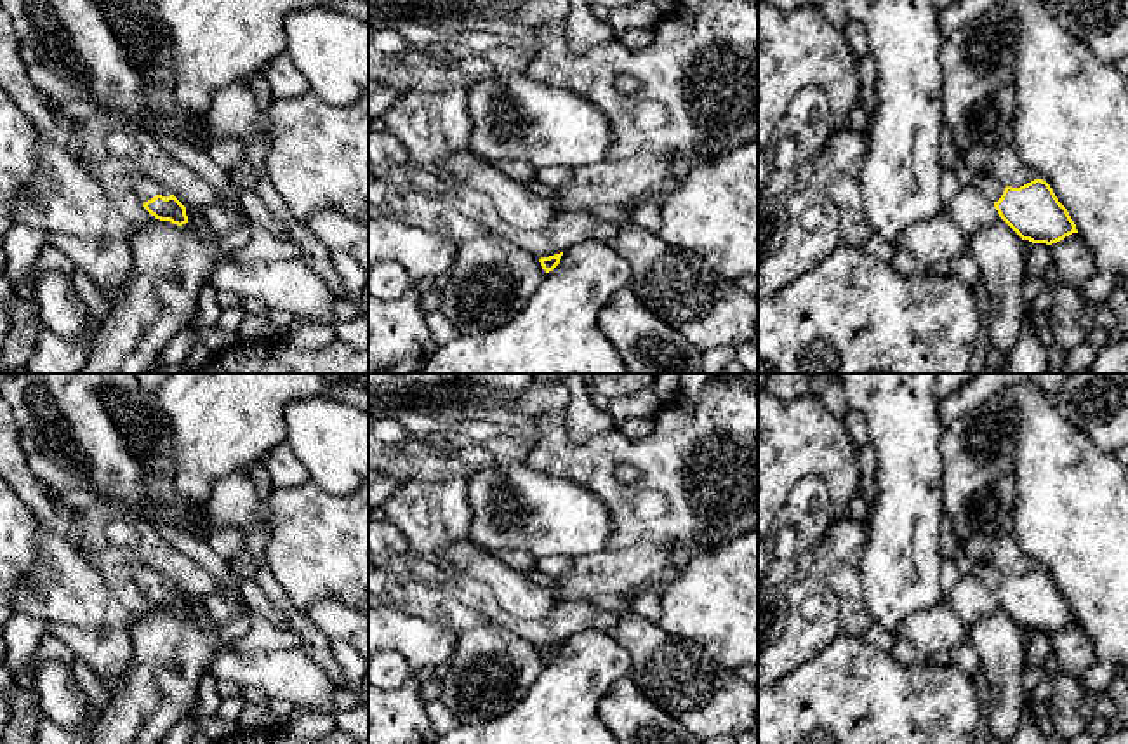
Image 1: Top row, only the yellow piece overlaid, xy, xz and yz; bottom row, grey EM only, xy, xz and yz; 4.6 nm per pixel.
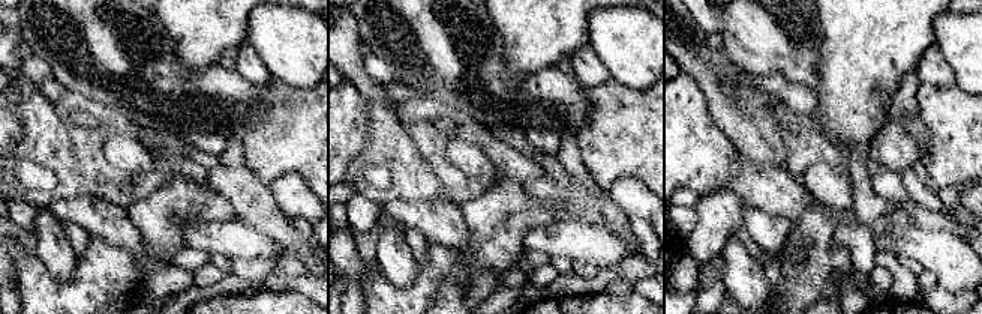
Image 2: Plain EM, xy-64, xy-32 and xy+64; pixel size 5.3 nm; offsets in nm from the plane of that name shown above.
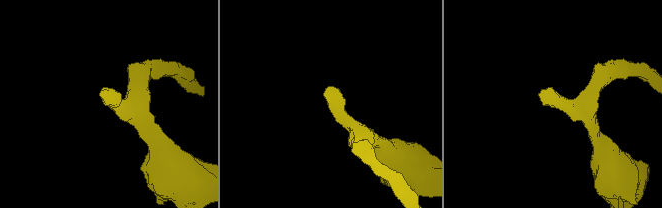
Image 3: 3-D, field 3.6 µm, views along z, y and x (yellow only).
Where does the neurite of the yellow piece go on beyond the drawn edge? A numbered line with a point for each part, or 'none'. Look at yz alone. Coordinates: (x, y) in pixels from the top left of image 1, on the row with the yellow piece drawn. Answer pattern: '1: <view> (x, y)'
1: yz (993, 188)

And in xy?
1: xy (145, 188)

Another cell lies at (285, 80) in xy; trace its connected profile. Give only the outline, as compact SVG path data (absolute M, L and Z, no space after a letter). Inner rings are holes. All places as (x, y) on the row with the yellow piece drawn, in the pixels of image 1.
M287 52L271 59L262 75L271 87L273 97L299 97L311 90L306 76L295 68Z

